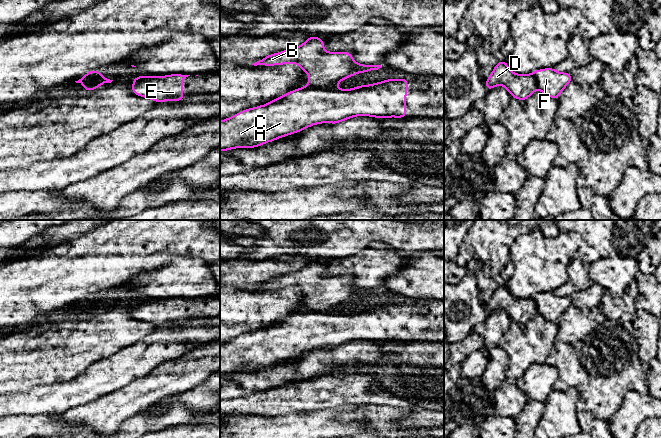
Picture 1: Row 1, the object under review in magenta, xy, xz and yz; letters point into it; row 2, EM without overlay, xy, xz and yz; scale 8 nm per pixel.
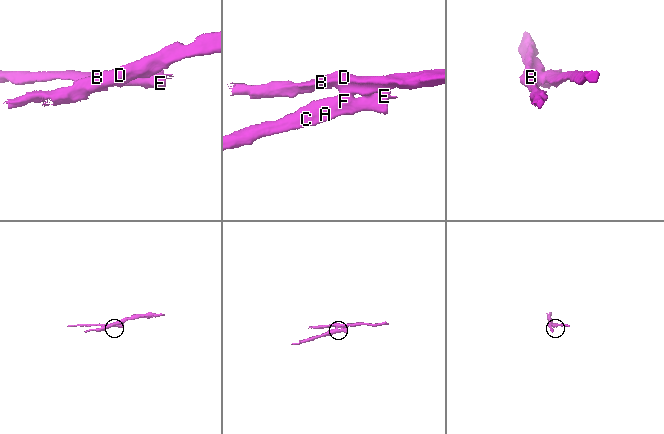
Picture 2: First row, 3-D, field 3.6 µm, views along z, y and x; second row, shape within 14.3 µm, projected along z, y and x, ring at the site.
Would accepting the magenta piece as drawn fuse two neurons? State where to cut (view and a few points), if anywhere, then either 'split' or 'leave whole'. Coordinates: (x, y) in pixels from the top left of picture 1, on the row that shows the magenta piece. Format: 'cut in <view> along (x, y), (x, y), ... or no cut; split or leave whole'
cut in xy along (104, 78), (86, 81), (83, 88); split

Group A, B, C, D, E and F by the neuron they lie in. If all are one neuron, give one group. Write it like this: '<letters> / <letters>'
A C E F / B D

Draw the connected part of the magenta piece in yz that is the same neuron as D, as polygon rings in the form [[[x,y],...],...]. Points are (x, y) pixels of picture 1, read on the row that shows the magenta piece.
[[[505,60],[496,64],[491,75],[485,80],[485,85],[487,91],[493,89],[496,85],[503,85],[512,97],[521,101],[526,101],[537,89],[532,74],[513,73]]]

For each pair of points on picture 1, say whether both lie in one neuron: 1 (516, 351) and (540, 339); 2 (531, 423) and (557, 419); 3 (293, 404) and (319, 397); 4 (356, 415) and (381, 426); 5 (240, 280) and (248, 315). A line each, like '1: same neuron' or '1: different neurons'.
1: same neuron
2: different neurons
3: same neuron
4: same neuron
5: different neurons

